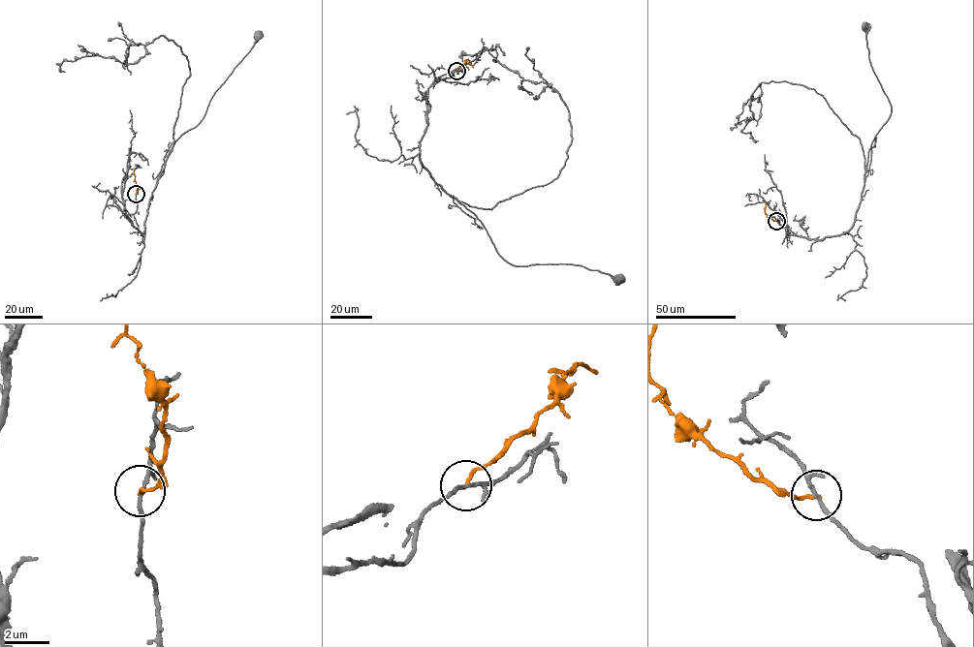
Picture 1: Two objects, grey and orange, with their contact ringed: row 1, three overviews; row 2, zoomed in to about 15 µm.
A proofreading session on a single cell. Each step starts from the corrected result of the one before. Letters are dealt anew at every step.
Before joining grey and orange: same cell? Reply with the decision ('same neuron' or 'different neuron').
different neuron

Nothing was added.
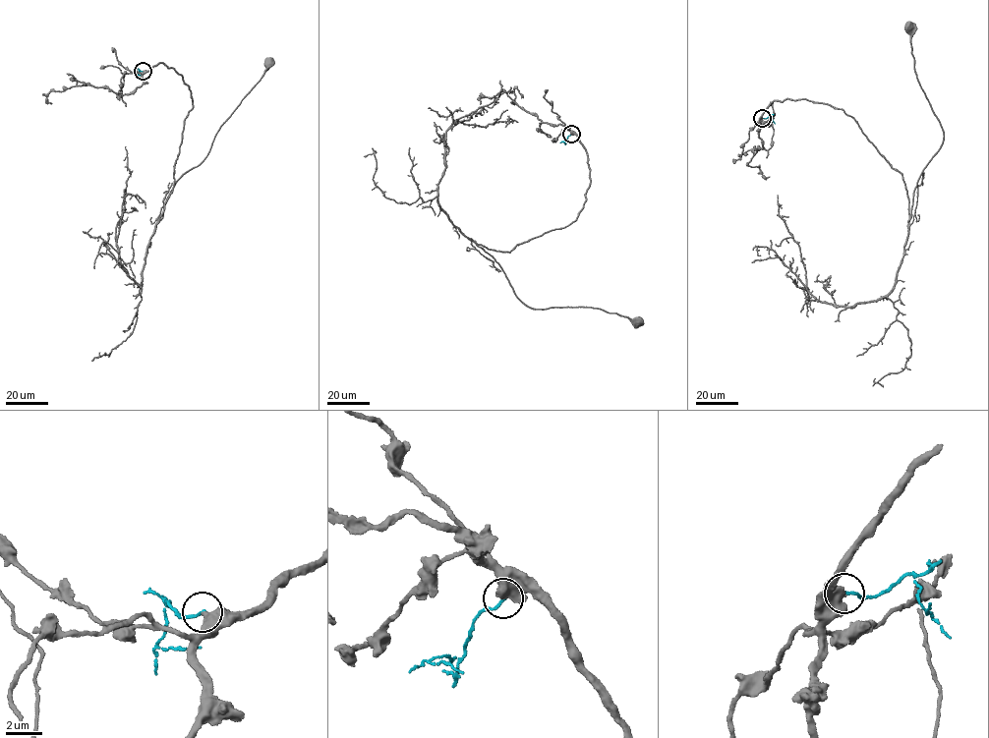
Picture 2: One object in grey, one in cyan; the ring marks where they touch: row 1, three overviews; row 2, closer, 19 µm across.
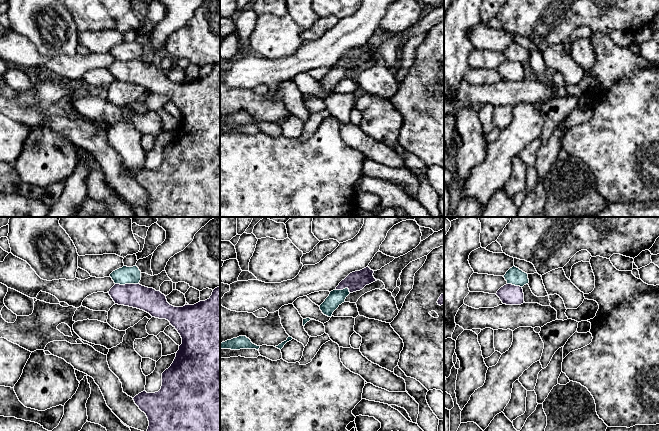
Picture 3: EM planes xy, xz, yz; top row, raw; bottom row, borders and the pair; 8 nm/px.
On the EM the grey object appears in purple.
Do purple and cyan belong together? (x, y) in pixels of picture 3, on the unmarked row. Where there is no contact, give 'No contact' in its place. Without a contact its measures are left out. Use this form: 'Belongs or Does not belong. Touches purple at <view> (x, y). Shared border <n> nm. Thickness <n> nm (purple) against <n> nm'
Does not belong. Touches purple at xy (127, 60). Shared border 190 nm. Thickness 190 nm (purple) against 140 nm

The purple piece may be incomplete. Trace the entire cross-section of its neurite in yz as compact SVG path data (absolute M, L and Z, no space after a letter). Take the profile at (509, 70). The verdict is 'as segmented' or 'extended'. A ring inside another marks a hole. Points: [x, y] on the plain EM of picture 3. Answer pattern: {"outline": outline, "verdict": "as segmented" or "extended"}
{"outline": "M506 60L497 67L496 71L506 81L521 81L524 79L524 69L520 62Z", "verdict": "as segmented"}

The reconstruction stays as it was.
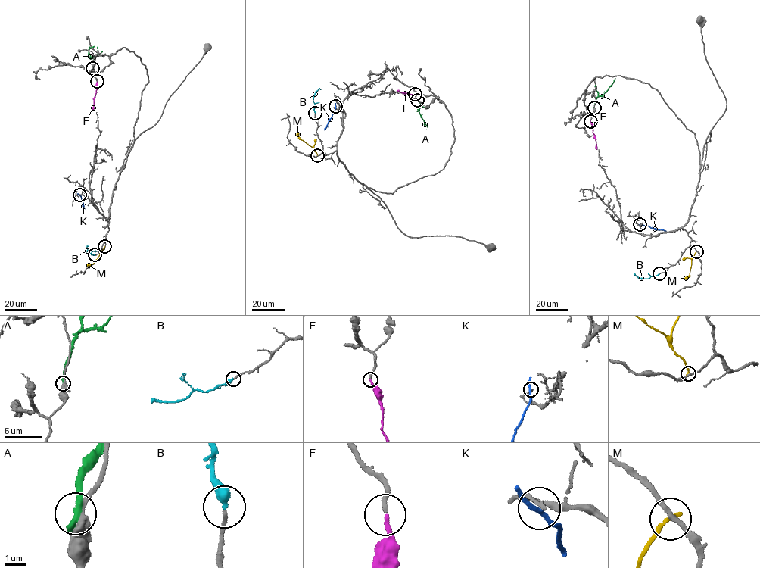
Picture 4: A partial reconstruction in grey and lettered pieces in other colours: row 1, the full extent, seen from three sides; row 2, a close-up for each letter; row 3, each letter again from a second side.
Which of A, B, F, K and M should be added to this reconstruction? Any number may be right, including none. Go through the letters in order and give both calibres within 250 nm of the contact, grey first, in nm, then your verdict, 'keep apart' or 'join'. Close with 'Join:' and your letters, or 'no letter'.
A: 340 nm thick on the grey side, 400 nm on the other; keep apart
B: 150 nm thick on the grey side, 440 nm on the other; join
F: 200 nm thick on the grey side, 190 nm on the other; join
K: 140 nm thick on the grey side, 200 nm on the other; keep apart
M: 200 nm thick on the grey side, 220 nm on the other; keep apart
Join: B, F

